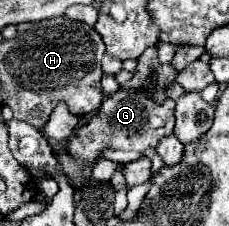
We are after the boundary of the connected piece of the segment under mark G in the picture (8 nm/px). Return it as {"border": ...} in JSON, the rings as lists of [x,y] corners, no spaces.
{"border":[[[117,90],[111,98],[103,100],[99,112],[77,130],[77,136],[69,138],[67,152],[77,162],[89,162],[103,158],[105,148],[111,150],[133,150],[145,152],[147,148],[157,148],[163,136],[173,134],[175,126],[175,100],[165,100],[163,104],[155,104],[147,100],[143,90]]]}

